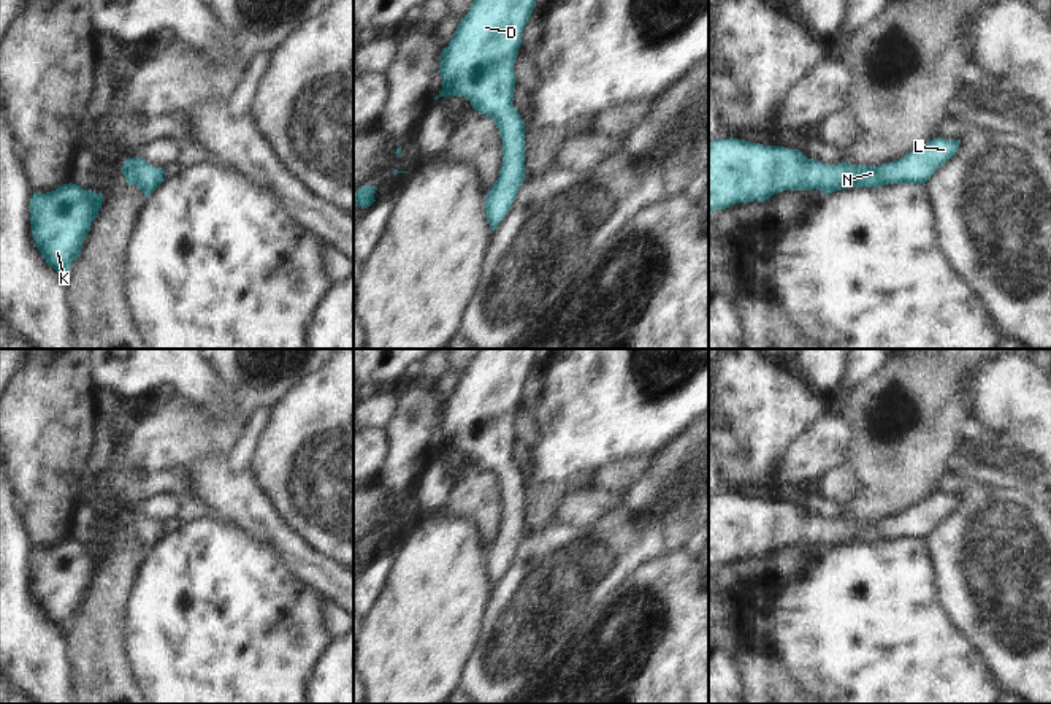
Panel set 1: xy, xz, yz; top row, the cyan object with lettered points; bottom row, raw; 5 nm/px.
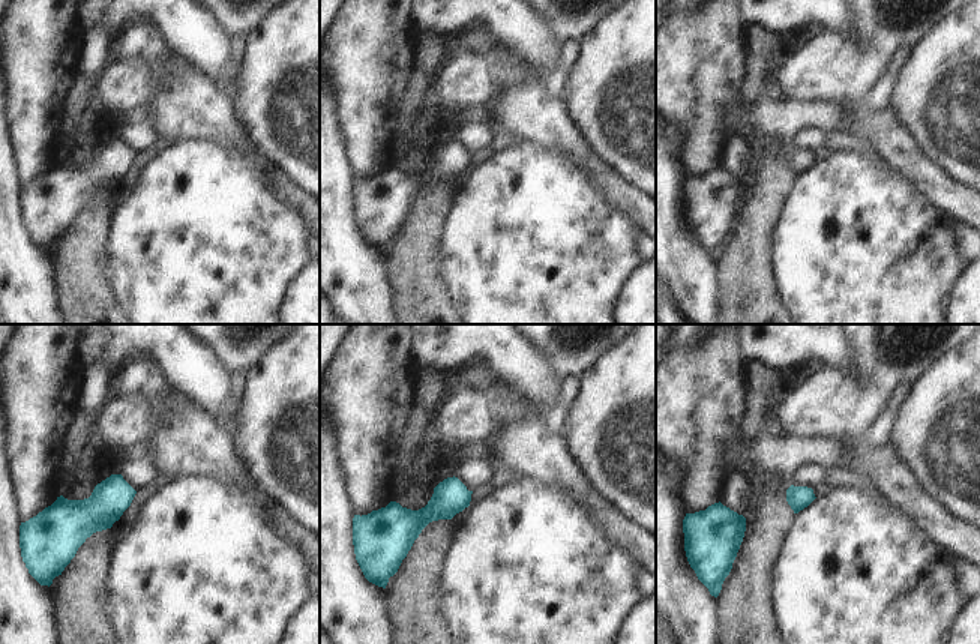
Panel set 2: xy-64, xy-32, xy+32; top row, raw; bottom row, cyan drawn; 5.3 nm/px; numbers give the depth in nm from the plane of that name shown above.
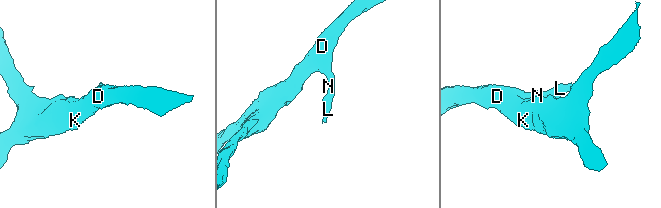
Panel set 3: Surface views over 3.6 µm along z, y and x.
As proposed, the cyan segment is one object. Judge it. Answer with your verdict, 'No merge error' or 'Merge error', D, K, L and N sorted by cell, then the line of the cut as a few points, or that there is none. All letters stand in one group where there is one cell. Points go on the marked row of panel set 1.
No merge error. Groups: D K L N. No split

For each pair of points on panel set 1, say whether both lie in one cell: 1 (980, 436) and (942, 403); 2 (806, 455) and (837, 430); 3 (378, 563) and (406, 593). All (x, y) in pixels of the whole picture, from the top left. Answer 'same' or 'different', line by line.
1: different
2: same
3: different

